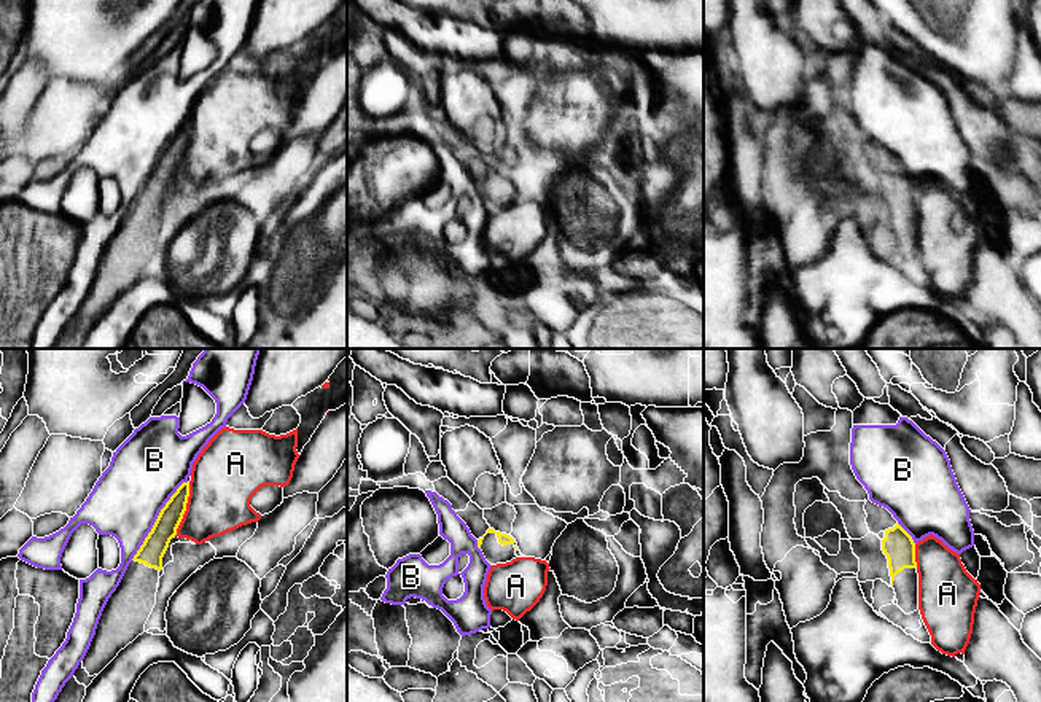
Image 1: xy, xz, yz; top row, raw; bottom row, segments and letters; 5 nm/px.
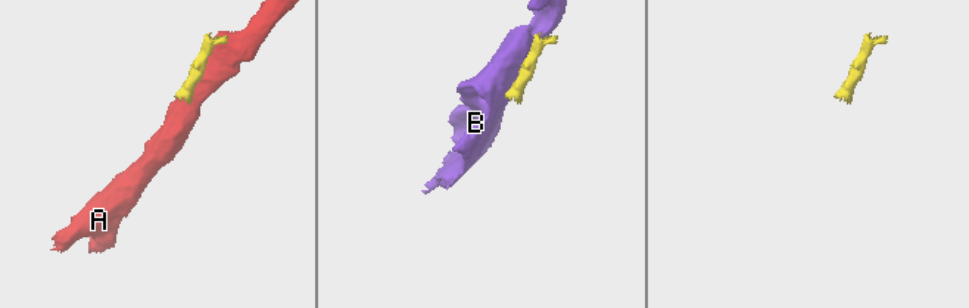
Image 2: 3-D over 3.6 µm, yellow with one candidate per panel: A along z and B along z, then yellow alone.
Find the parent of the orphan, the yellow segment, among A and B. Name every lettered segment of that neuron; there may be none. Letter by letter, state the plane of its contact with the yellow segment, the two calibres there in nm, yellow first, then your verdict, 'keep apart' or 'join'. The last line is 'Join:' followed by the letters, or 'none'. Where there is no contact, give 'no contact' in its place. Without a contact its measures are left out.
A: xy | 120/340 nm | keep apart
B: xy | 120/360 nm | keep apart
Join: none

